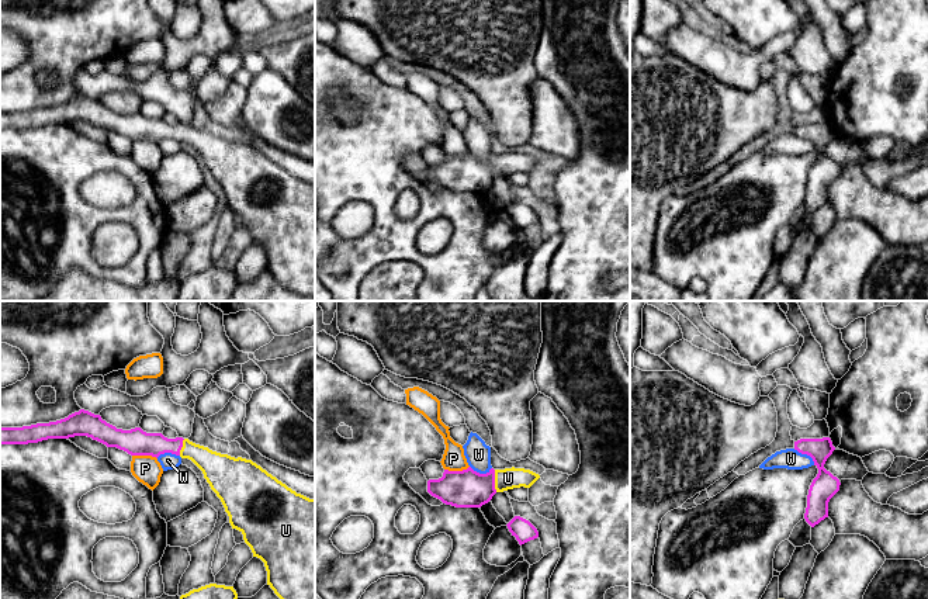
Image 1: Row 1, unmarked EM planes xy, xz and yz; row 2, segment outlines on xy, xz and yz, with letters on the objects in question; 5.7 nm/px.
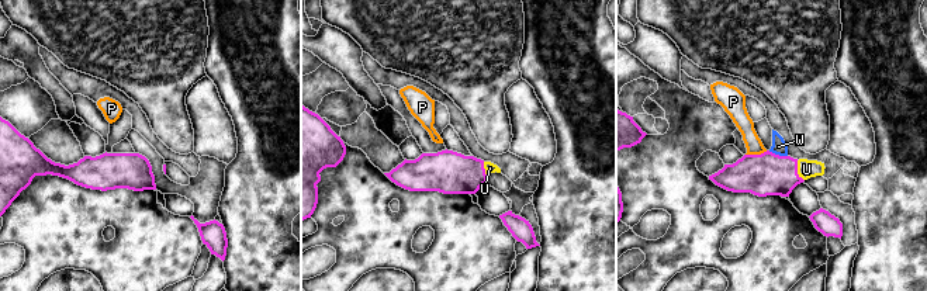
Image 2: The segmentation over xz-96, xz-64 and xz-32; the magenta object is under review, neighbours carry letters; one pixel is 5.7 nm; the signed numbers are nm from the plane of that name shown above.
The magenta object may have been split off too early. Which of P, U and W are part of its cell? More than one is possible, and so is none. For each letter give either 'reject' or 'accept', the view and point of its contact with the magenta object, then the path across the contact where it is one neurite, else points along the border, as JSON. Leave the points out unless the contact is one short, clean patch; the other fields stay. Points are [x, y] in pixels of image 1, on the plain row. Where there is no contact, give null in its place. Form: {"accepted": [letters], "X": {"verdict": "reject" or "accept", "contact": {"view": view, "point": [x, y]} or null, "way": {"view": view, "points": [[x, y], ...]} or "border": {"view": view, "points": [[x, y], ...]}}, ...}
{"accepted": ["U"], "P": {"verdict": "reject", "contact": {"view": "xy", "point": [145, 139]}}, "U": {"verdict": "accept", "contact": {"view": "xz", "point": [494, 166]}, "way": {"view": "xz", "points": [[467, 173], [480, 173], [494, 166], [508, 163]]}}, "W": {"verdict": "reject", "contact": {"view": "yz", "point": [806, 138]}}}

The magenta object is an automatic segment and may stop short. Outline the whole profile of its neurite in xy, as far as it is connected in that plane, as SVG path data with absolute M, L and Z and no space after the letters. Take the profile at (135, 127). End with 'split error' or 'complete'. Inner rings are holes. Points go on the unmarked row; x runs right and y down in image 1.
M80 94L65 104L22 112L0 112L0 129L28 129L48 124L87 121L107 132L131 141L159 142L165 138L191 145L221 184L232 214L243 219L253 242L264 247L267 270L285 288L315 297L315 184L297 179L252 145L231 142L195 129L188 124L167 124L162 118L146 118L141 112L117 114L100 100Z; split error

